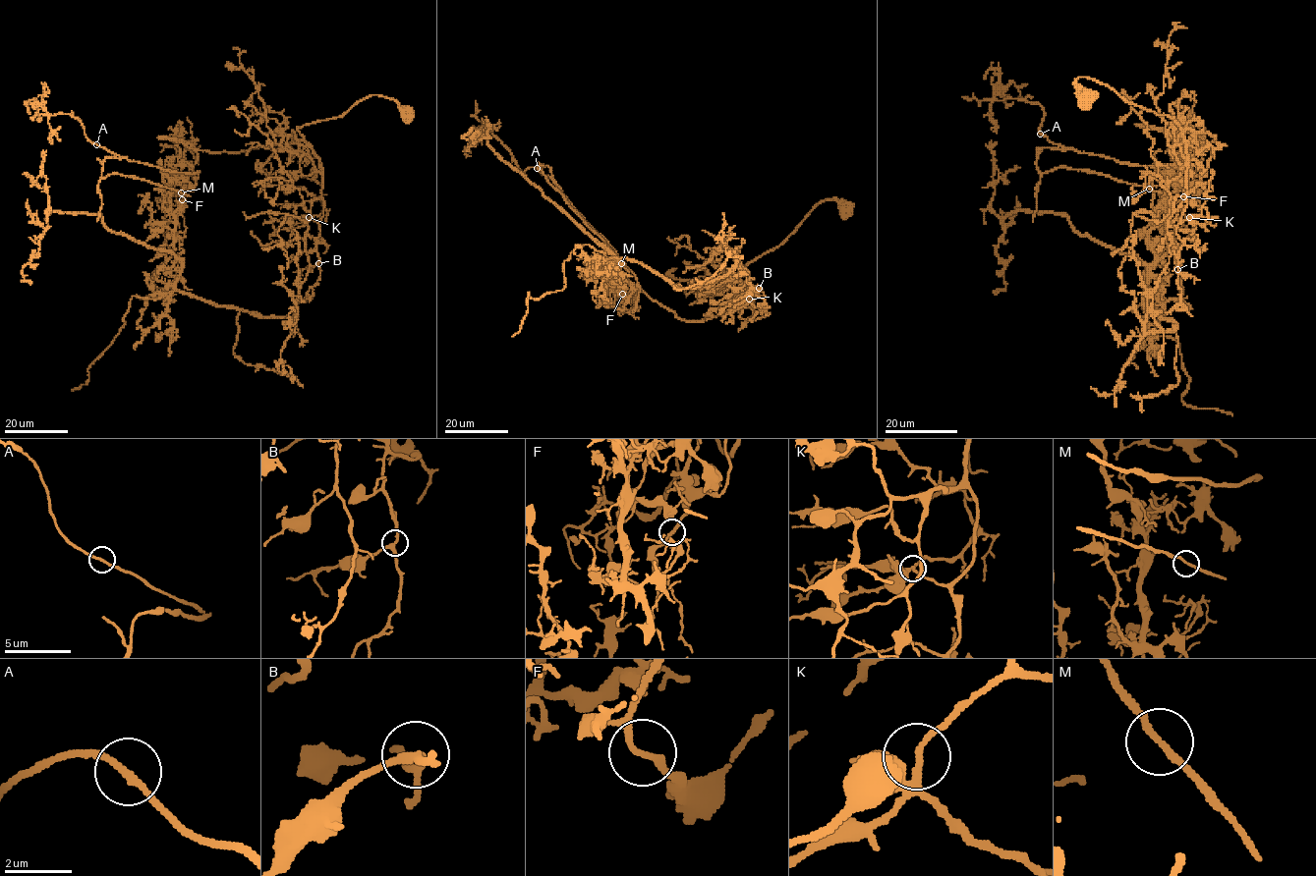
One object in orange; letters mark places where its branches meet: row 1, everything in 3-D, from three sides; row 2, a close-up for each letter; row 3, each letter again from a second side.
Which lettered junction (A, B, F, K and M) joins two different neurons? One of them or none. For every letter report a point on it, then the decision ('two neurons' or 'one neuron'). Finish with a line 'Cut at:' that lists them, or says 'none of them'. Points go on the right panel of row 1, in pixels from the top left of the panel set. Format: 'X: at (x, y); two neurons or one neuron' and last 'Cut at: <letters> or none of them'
A: at (1040, 134); one neuron
B: at (1177, 269); one neuron
F: at (1183, 196); two neurons
K: at (1189, 217); one neuron
M: at (1149, 189); one neuron
Cut at: F

